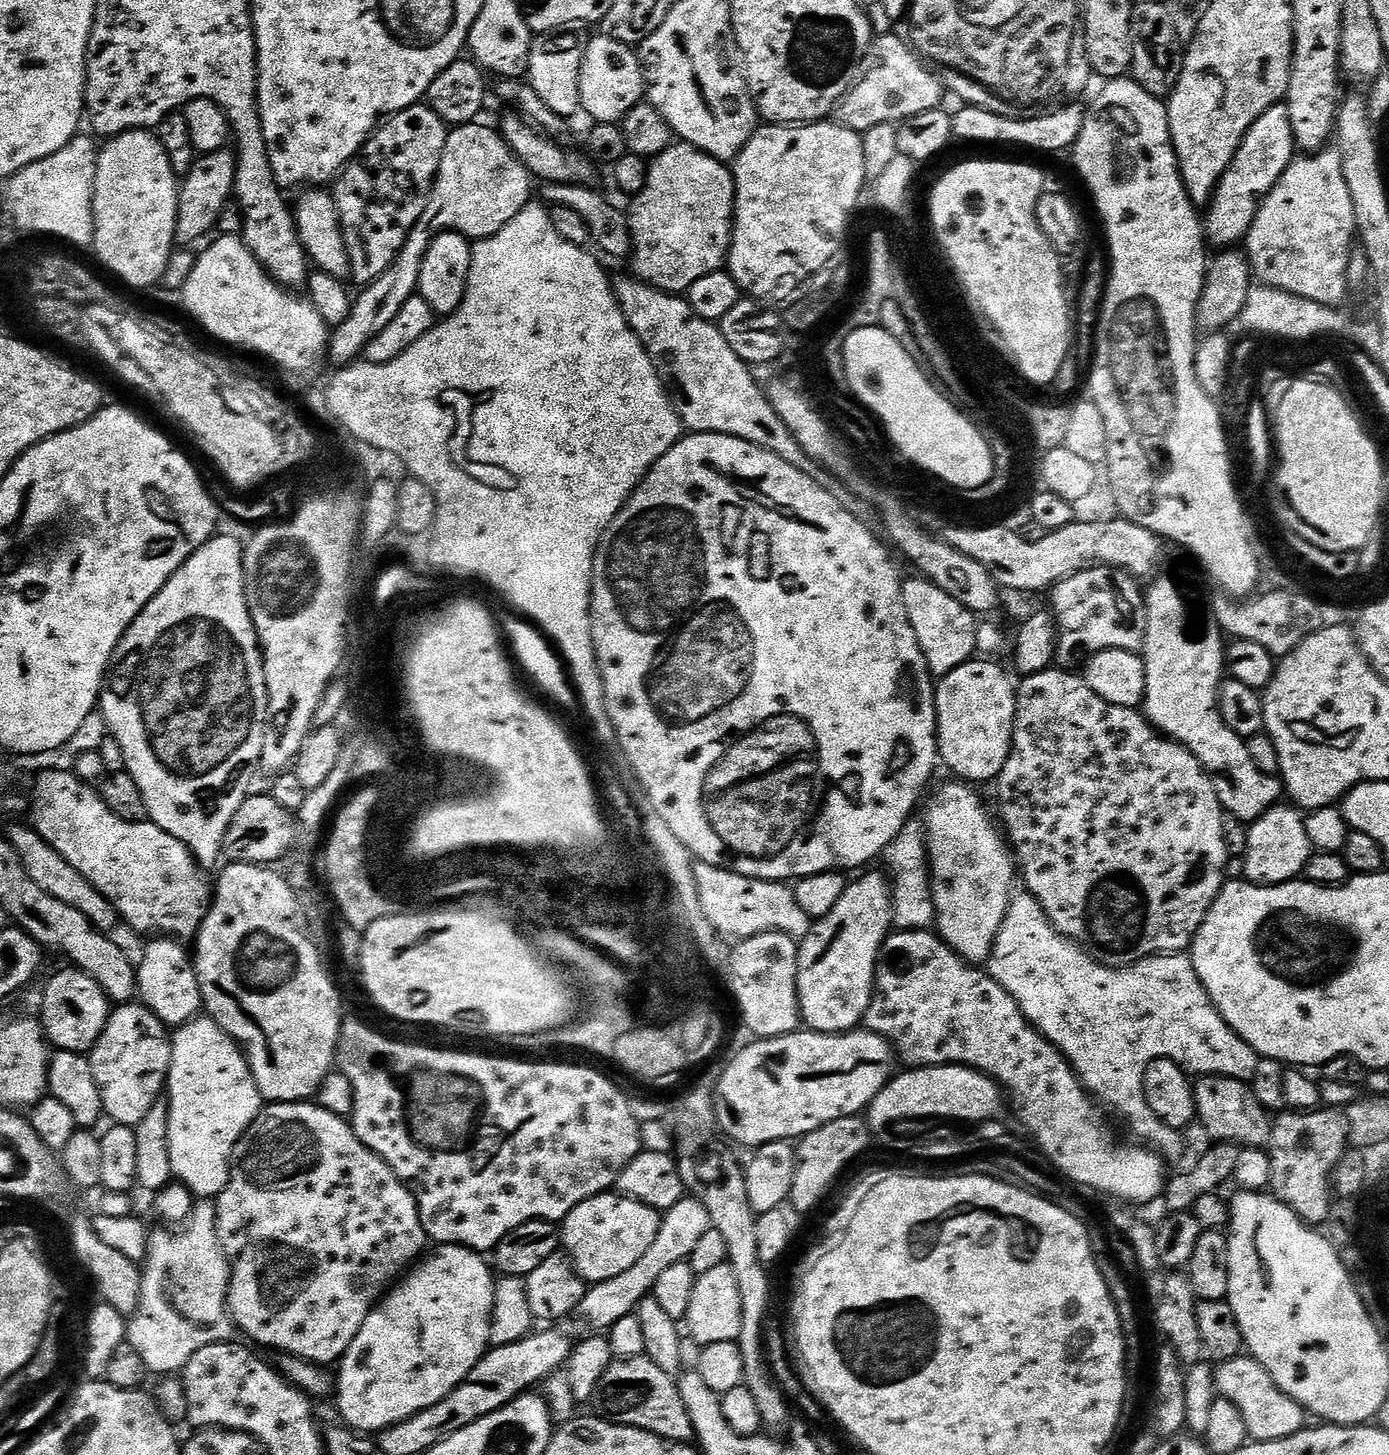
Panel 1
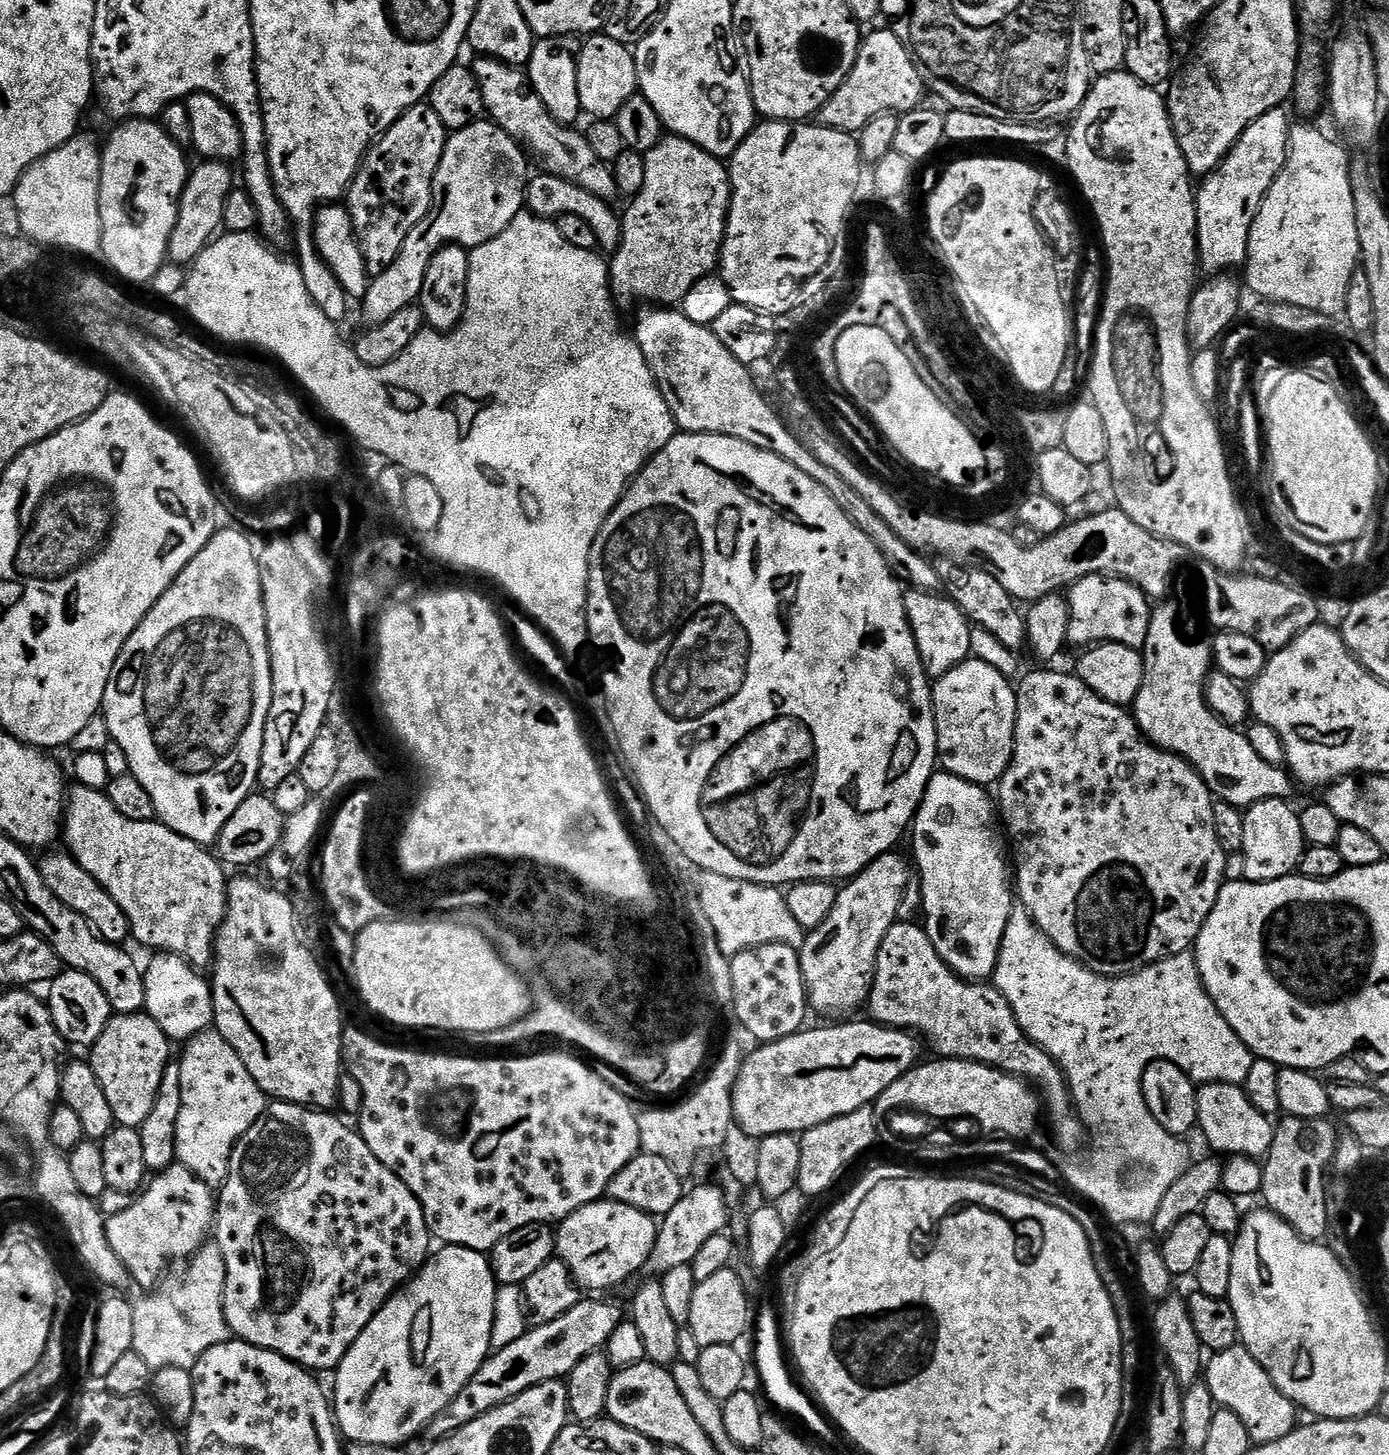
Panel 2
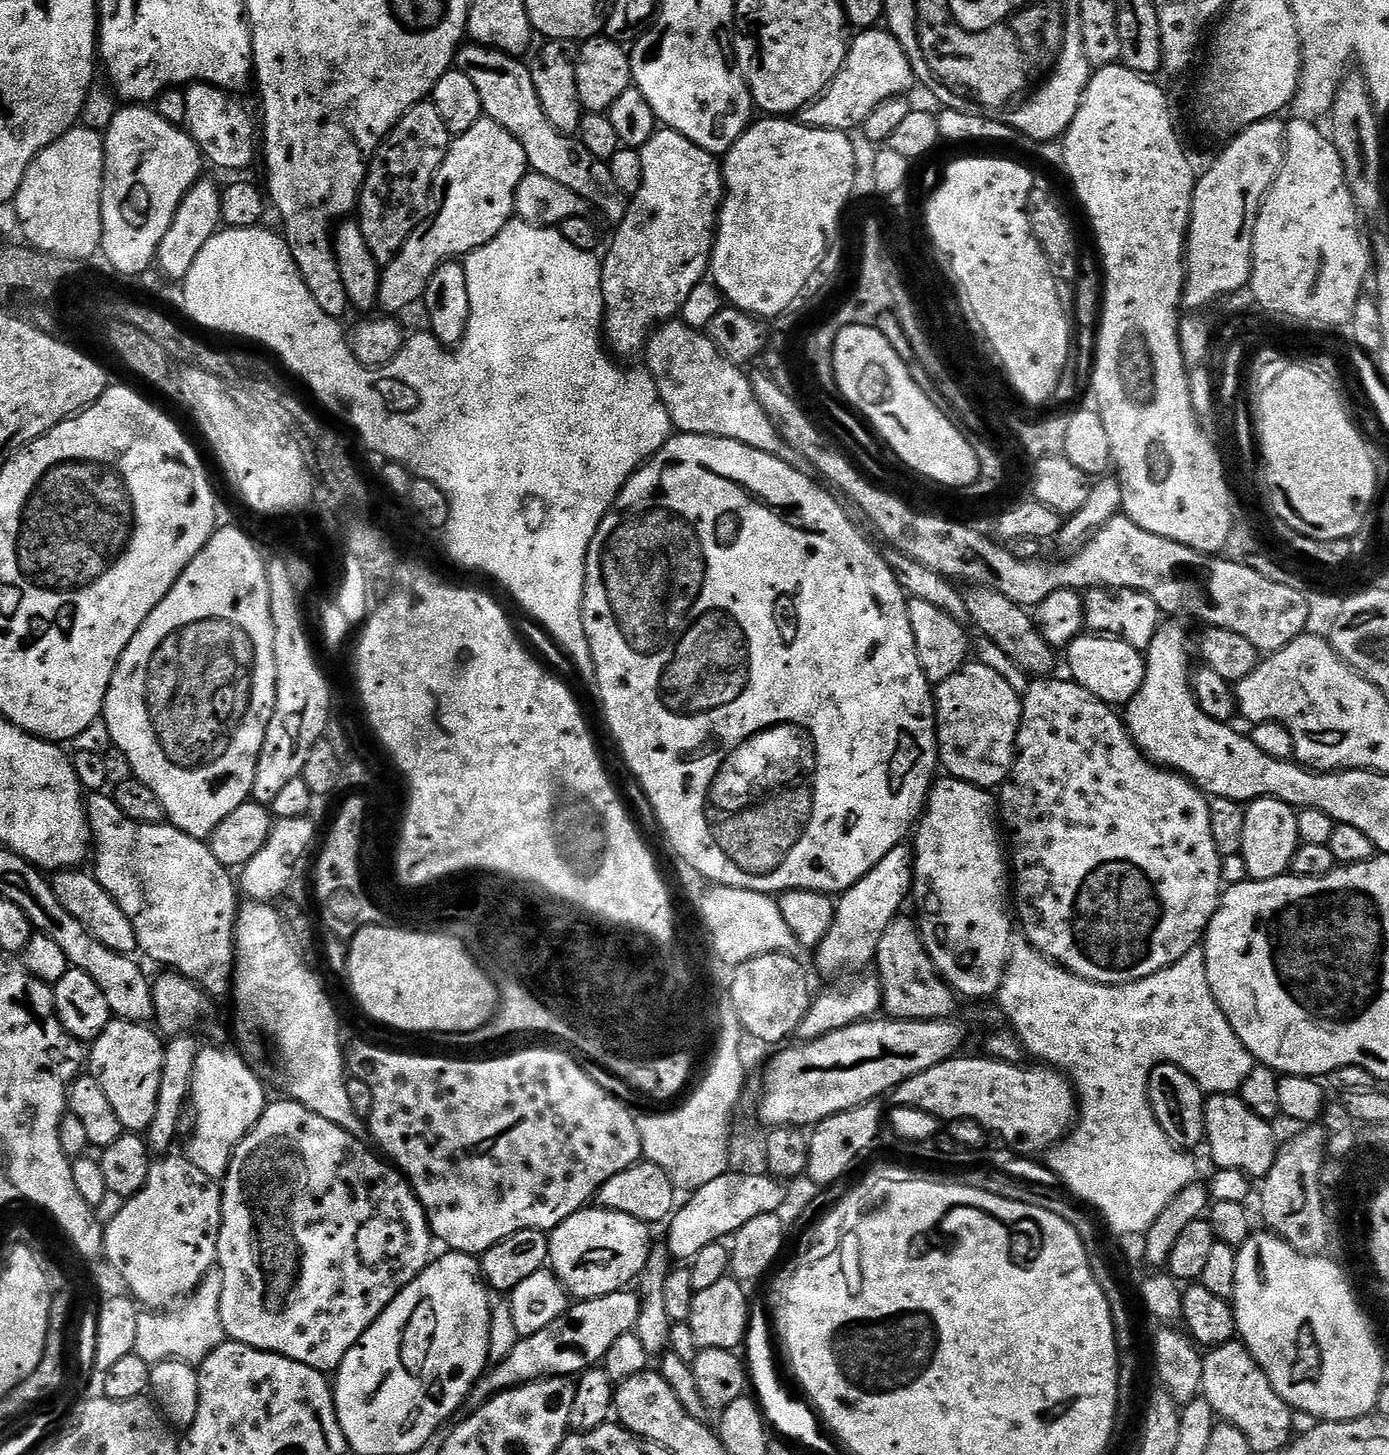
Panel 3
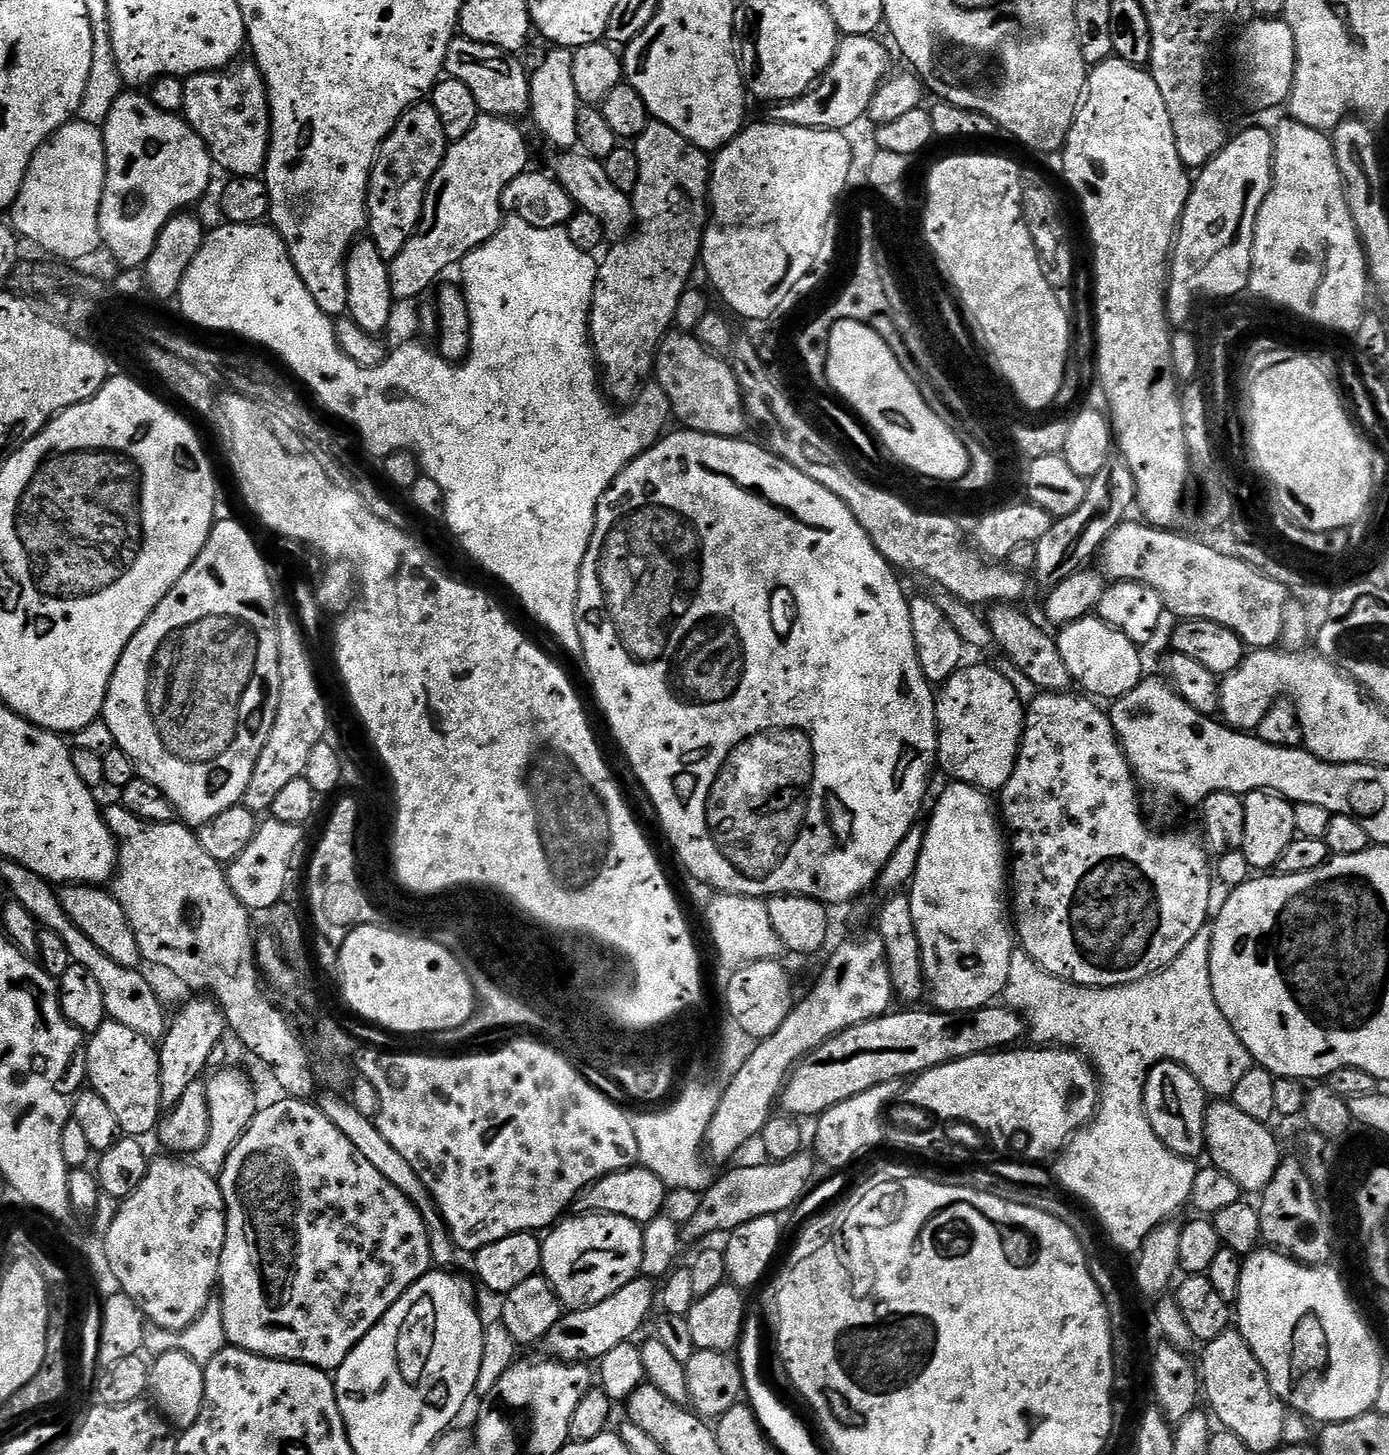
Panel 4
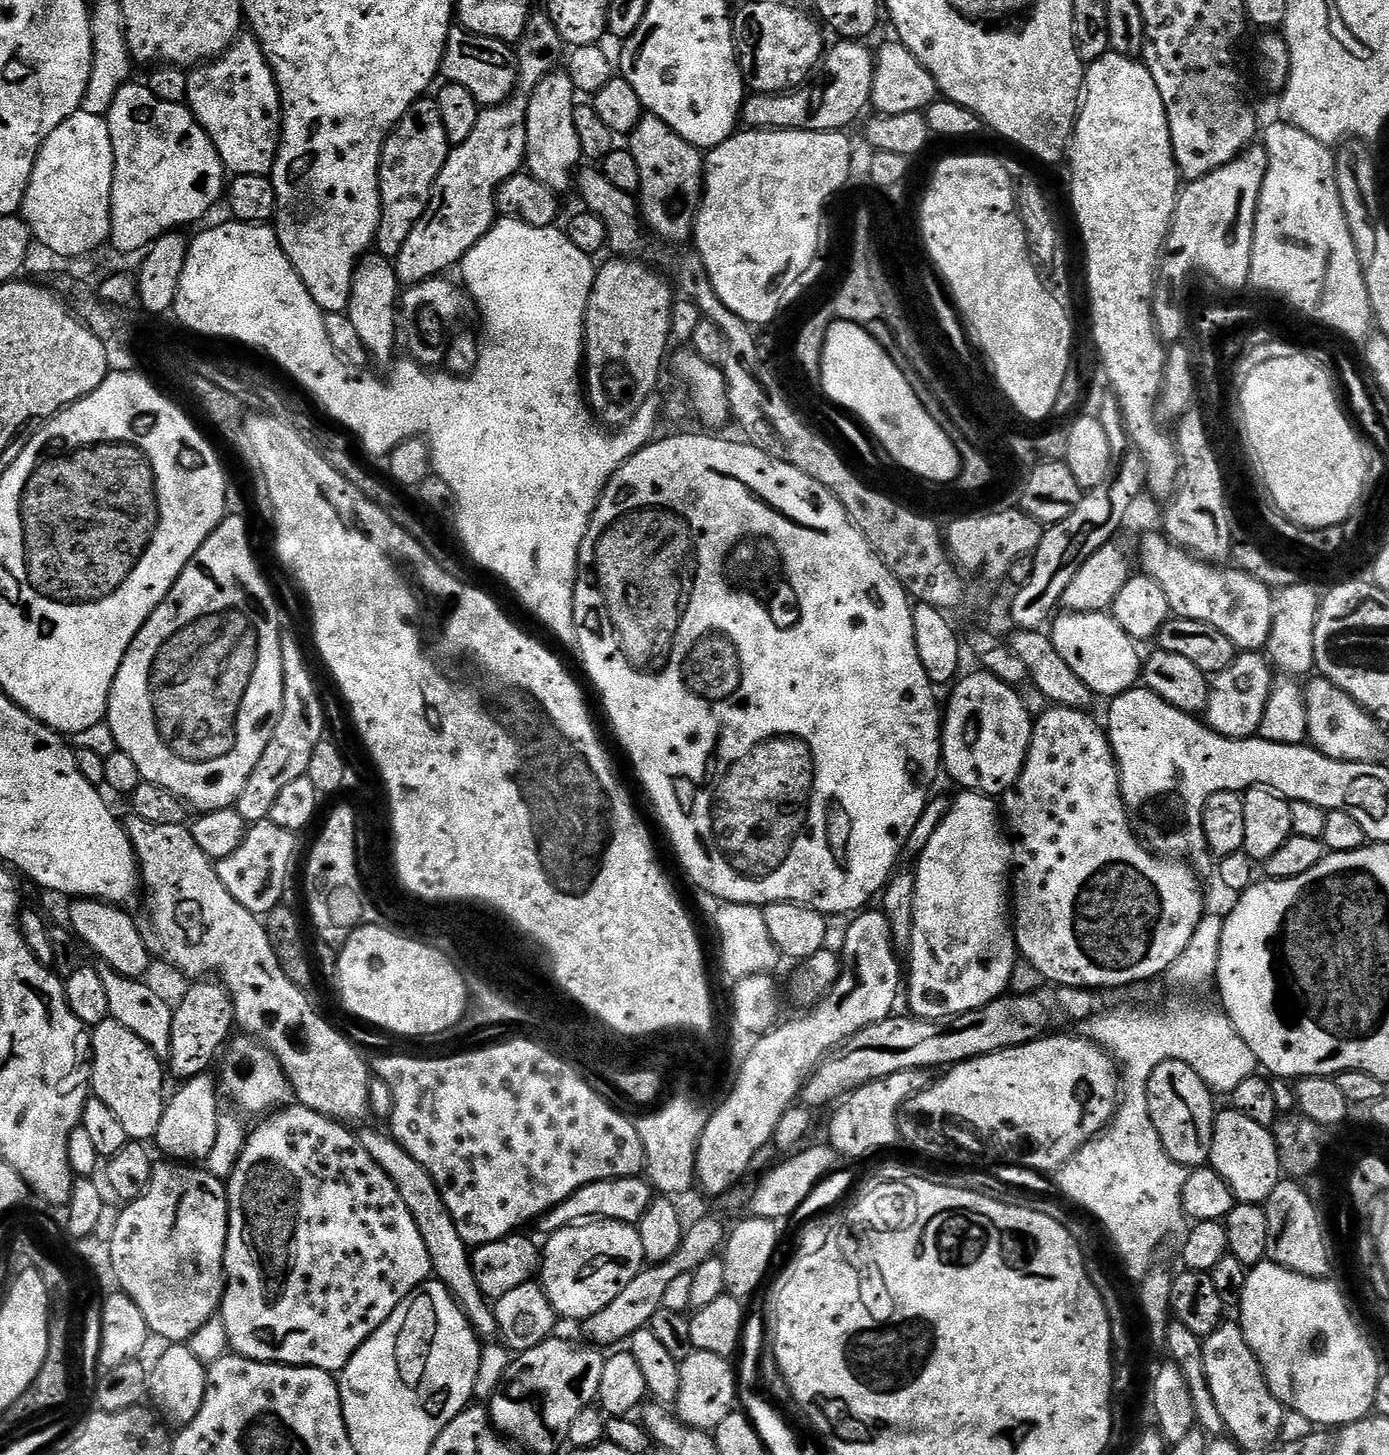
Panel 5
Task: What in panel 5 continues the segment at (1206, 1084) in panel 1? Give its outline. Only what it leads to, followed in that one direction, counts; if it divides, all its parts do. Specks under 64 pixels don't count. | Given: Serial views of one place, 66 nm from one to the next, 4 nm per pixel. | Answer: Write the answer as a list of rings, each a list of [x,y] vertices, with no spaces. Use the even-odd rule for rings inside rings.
[[[1231,1106],[1225,1108],[1225,1112],[1217,1111],[1212,1121],[1212,1145],[1210,1146],[1210,1154],[1208,1155],[1208,1164],[1211,1166],[1211,1168],[1214,1169],[1217,1174],[1219,1174],[1224,1179],[1224,1181],[1226,1182],[1226,1186],[1230,1186],[1233,1197],[1235,1197],[1235,1199],[1239,1201],[1239,1203],[1263,1205],[1268,1200],[1270,1194],[1274,1190],[1274,1186],[1276,1184],[1279,1184],[1282,1179],[1282,1171],[1280,1169],[1279,1156],[1278,1150],[1276,1149],[1275,1138],[1273,1136],[1273,1133],[1269,1131],[1267,1127],[1259,1125],[1258,1122],[1254,1122],[1253,1119],[1246,1117],[1246,1115],[1240,1112],[1237,1112]]]

